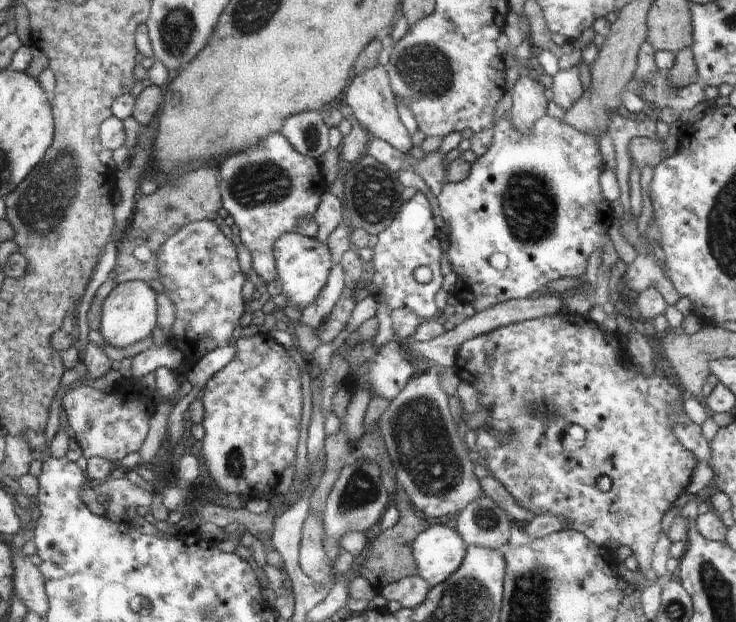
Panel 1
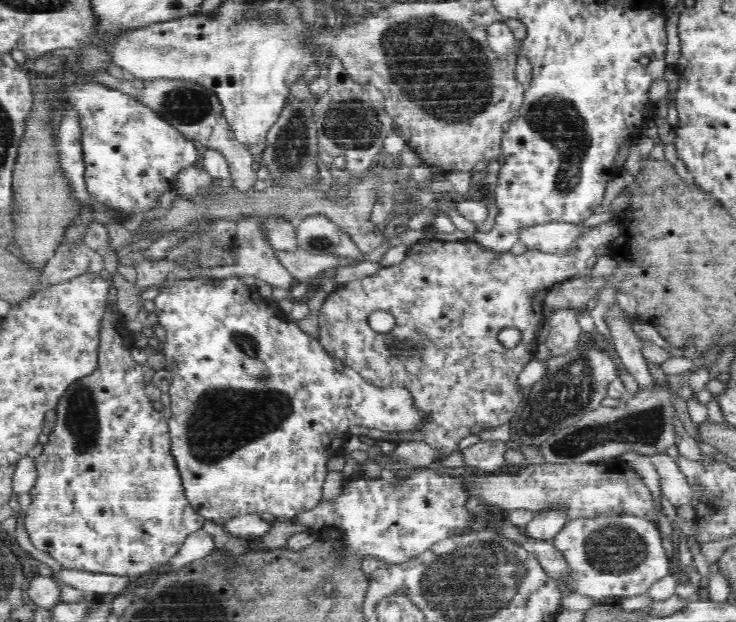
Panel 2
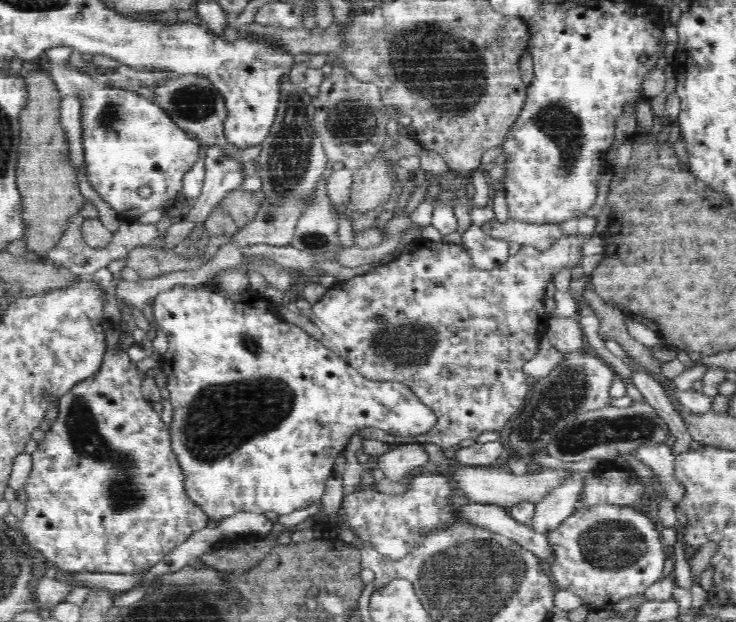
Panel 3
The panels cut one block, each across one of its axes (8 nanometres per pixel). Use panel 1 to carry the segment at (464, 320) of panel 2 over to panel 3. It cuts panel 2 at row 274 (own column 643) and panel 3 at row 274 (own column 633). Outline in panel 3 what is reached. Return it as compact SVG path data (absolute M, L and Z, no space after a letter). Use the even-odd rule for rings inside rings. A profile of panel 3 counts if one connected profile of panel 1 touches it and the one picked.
M605 229L601 232L597 233L595 230L592 232L591 236L576 236L574 238L568 238L566 236L560 237L558 241L556 241L548 250L545 250L544 252L540 252L538 249L534 248L534 246L528 246L528 245L522 245L520 246L519 251L515 255L509 255L509 258L506 260L506 262L502 263L499 266L496 266L495 268L492 268L492 270L482 270L474 267L474 263L472 263L472 258L470 257L470 253L467 252L465 248L463 248L462 243L461 244L444 244L444 243L436 243L431 242L428 239L420 239L419 241L414 241L412 245L407 246L403 249L403 252L400 256L398 256L396 259L394 259L392 262L388 264L380 264L379 267L376 267L371 272L368 272L368 274L364 274L363 276L352 276L350 273L348 273L348 279L336 282L336 284L331 288L328 289L326 292L326 295L318 302L318 304L314 304L312 306L309 313L306 313L306 315L309 317L309 321L312 321L321 331L324 335L323 338L320 340L321 344L324 344L324 346L328 347L330 350L333 350L334 353L340 355L342 359L344 359L352 368L355 368L362 376L369 378L370 380L380 381L380 382L388 382L388 381L394 381L402 383L403 385L406 385L408 388L412 389L412 392L414 392L414 395L425 404L425 406L428 406L432 412L434 412L434 416L436 418L436 422L428 432L425 432L422 434L422 436L418 436L416 440L420 442L419 444L425 445L427 443L430 444L436 444L436 446L440 446L440 449L442 452L446 449L452 449L454 448L454 444L459 444L459 442L462 442L462 438L473 438L476 439L477 436L480 436L482 432L494 432L500 431L503 432L506 428L506 426L509 424L510 418L514 416L514 414L518 413L518 410L521 409L523 405L525 405L525 402L528 400L530 394L532 394L532 386L535 384L534 377L526 377L524 376L523 368L526 362L530 360L533 356L536 356L538 354L541 339L546 335L546 332L548 331L548 326L551 322L551 317L549 317L545 312L545 297L546 297L546 289L547 284L551 280L551 277L554 276L563 268L569 267L570 270L577 266L577 264L582 264L583 255L580 253L580 247L582 244L584 244L586 241L588 241L592 236L600 236L604 238Z

